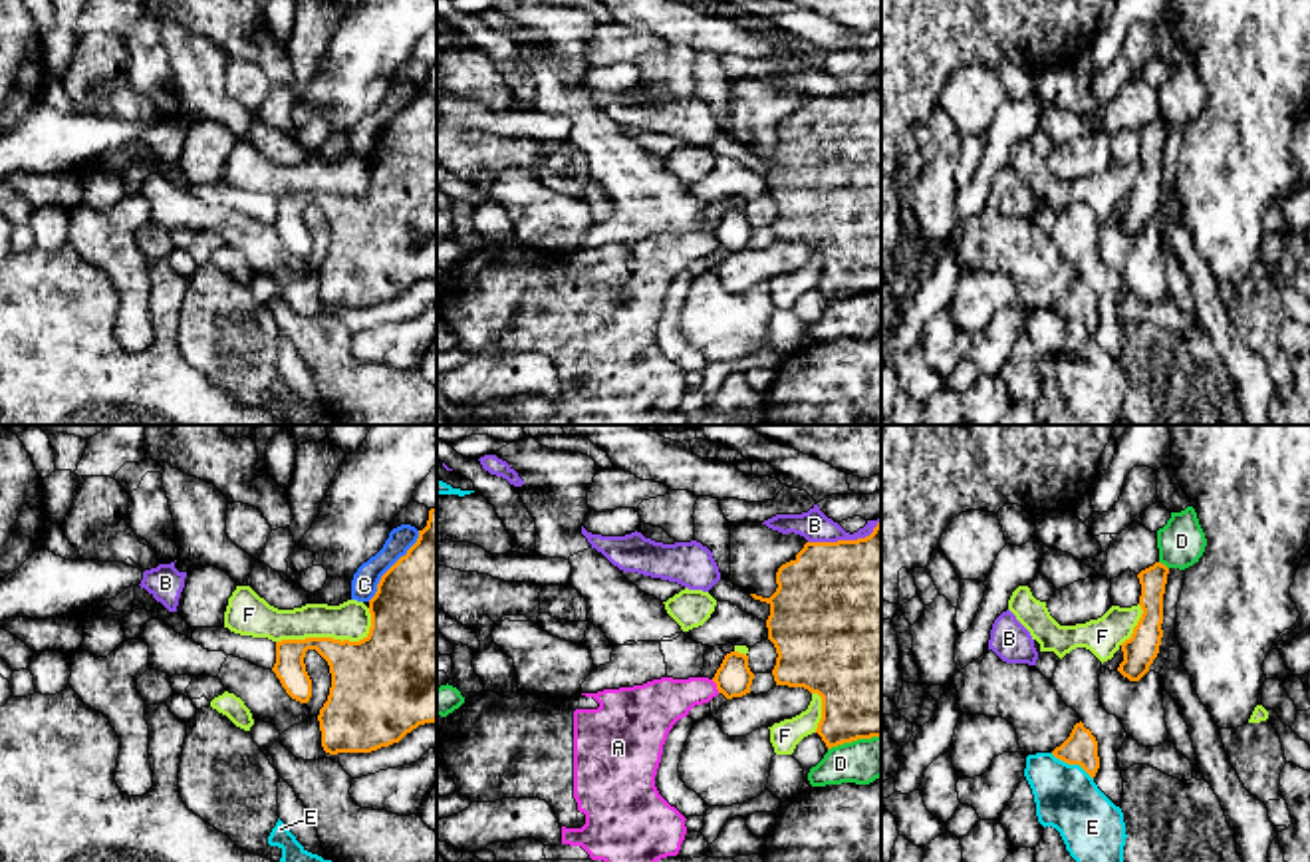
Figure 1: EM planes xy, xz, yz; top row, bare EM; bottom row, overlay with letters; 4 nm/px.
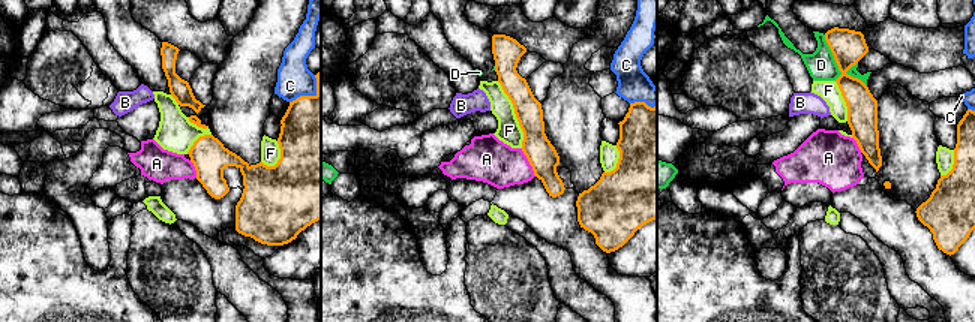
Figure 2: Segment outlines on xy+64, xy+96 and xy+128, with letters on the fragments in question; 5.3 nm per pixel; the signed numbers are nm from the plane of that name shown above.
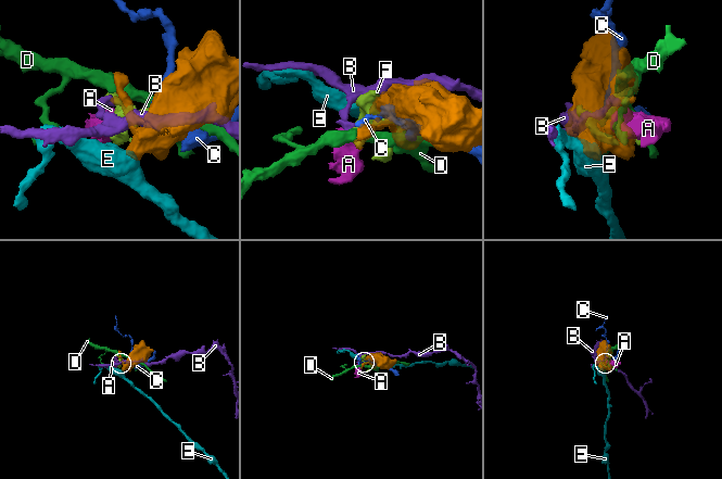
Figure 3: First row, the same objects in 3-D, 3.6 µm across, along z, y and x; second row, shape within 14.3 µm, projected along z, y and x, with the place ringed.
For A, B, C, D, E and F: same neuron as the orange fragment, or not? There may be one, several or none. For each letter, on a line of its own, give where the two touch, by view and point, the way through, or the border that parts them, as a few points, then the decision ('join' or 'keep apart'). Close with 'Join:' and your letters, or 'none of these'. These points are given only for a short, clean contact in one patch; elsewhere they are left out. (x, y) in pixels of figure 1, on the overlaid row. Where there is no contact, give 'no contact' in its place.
A: meets orange in xz at (717, 686); border along xz (711, 680), (719, 692); keep apart
B: meets orange in xz at (844, 541); keep apart
C: meets orange in xy at (392, 567); keep apart
D: meets orange in xz at (854, 739); keep apart
E: meets orange in yz at (1072, 763); border along yz (1050, 753), (1076, 763), (1092, 779); keep apart
F: meets orange in xy at (330, 638); keep apart
Join: none of these

